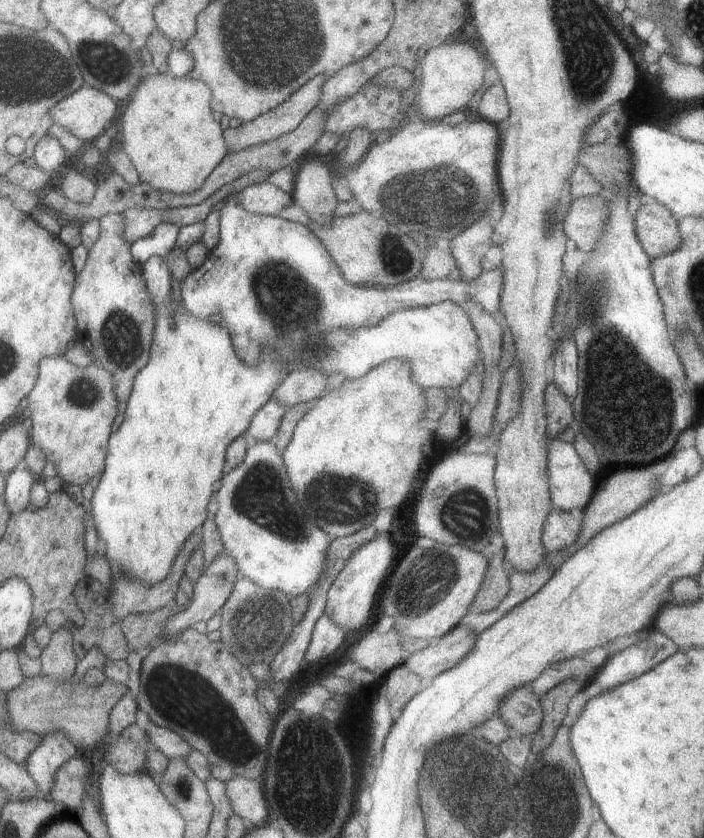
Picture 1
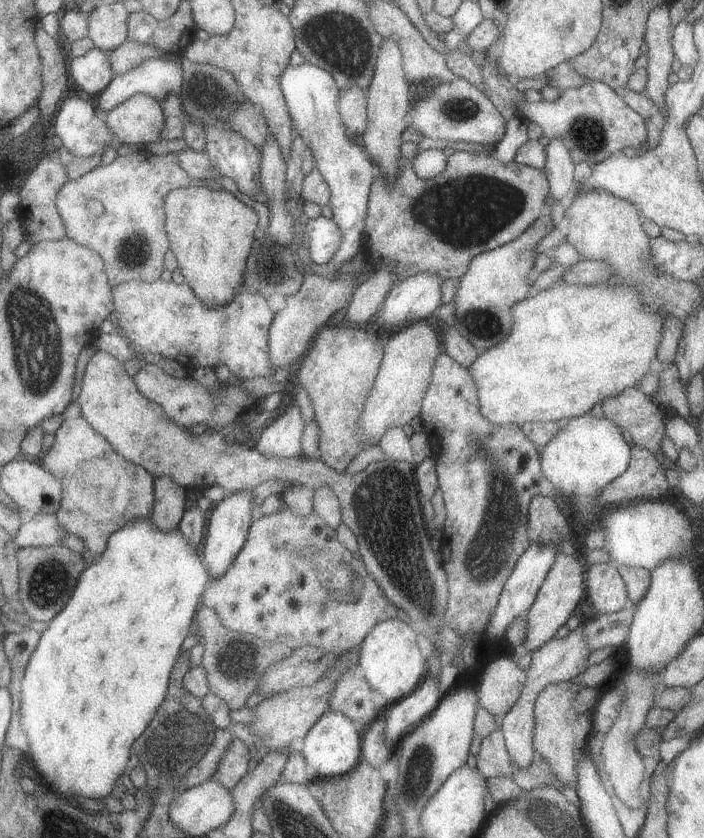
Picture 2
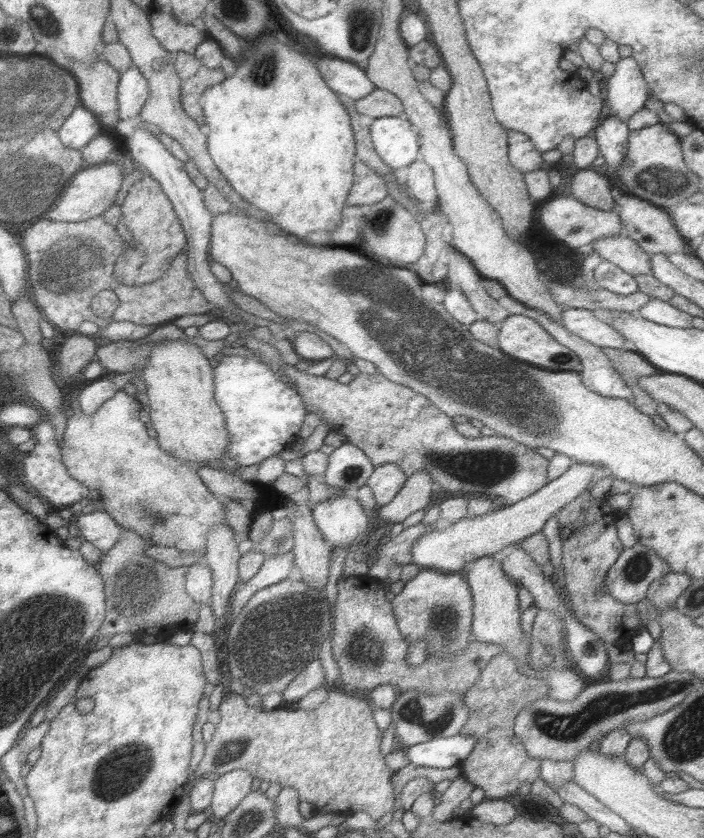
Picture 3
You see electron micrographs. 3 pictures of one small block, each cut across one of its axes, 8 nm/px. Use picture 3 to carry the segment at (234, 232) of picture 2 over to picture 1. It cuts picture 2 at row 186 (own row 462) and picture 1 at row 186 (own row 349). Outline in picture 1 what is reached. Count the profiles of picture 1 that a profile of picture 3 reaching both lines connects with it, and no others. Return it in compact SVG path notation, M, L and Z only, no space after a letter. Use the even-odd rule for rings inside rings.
M169 72L141 78L133 94L125 100L125 110L121 114L121 144L117 146L117 150L127 154L127 158L131 160L135 172L139 174L141 184L149 184L159 192L171 194L195 192L197 188L201 188L201 184L205 184L205 178L227 156L223 130L219 128L219 122L215 122L211 114L213 110L211 100L213 92L203 80L193 80L189 76L175 78L169 76Z

